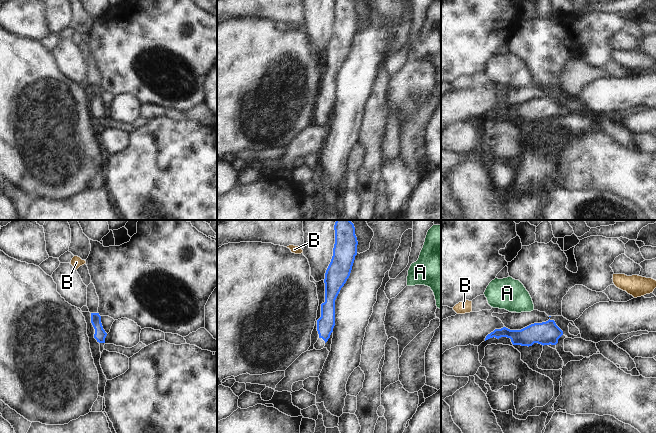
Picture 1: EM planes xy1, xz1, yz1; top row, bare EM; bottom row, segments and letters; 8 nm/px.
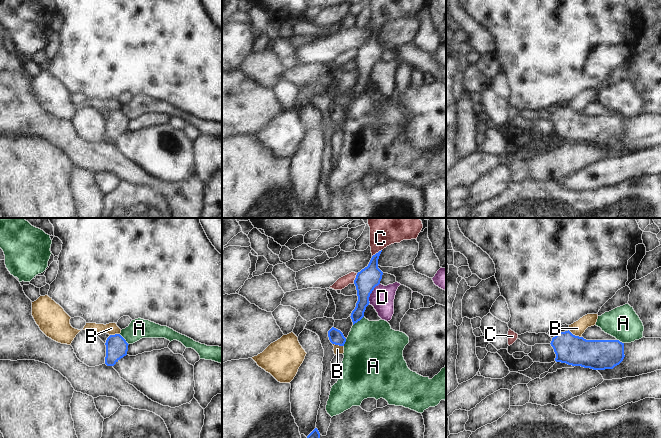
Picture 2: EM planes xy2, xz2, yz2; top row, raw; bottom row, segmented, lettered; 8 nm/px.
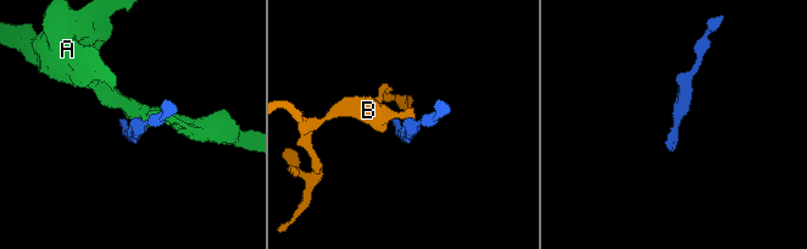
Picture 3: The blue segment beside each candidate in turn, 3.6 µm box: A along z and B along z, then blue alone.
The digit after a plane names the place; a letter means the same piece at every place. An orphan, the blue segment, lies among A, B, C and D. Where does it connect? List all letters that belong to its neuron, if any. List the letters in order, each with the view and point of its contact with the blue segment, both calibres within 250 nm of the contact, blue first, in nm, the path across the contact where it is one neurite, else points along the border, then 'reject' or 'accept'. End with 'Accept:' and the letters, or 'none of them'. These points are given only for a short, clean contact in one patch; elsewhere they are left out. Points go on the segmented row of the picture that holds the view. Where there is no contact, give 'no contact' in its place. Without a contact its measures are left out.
A: contact xz2 (358, 320); calibres 120 and 420 nm; reject
B: contact yz2 (574, 335); calibres 240 and 110 nm; border yz2 (568, 329), (580, 337); reject
C: contact xz2 (376, 253); calibres 180 and 300 nm; reject
D: contact xz2 (371, 292); calibres 180 and 190 nm; border xz2 (379, 283), (370, 294), (368, 303); reject
Accept: none of them

